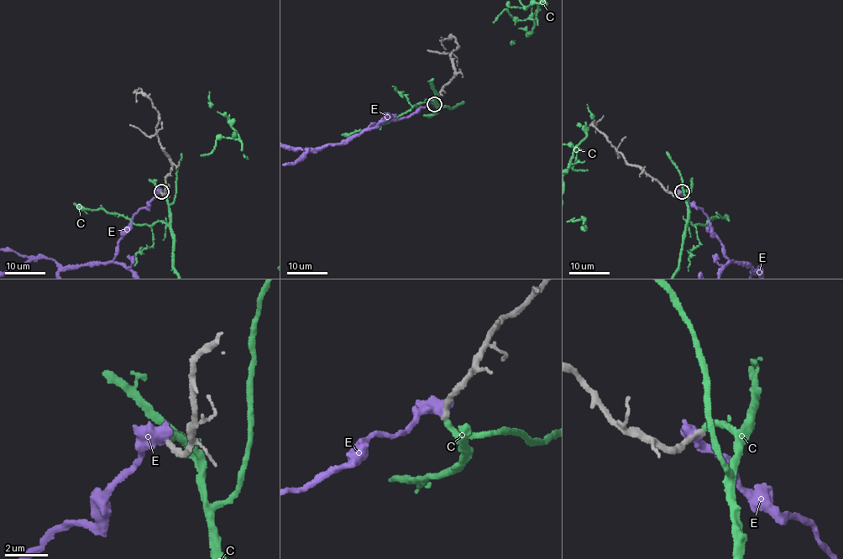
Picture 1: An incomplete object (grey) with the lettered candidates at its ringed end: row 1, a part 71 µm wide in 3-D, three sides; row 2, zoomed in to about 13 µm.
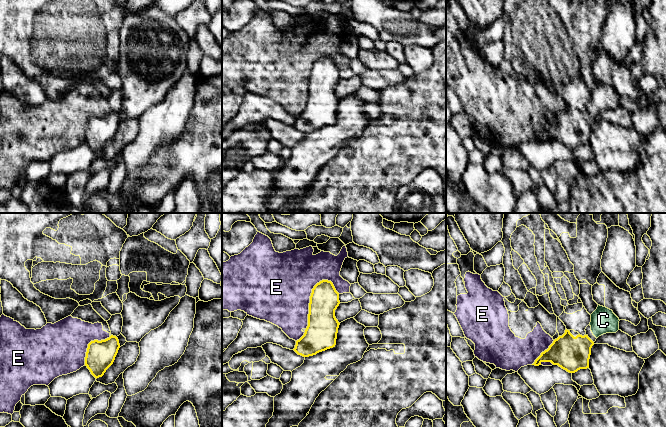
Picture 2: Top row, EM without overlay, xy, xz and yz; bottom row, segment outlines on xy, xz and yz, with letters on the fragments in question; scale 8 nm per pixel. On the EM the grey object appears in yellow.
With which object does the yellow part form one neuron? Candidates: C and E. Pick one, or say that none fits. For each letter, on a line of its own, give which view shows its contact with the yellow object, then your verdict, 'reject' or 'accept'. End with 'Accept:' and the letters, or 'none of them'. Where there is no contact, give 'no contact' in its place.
C: no contact; accept
E: contact in xz; reject
Accept: C

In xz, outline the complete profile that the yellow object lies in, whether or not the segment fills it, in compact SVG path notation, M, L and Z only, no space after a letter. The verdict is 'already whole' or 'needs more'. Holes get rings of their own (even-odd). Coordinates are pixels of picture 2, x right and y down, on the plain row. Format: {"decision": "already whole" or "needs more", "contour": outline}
{"decision": "already whole", "contour": "M322 56L312 65L309 79L308 102L293 125L298 131L309 133L336 121L340 99L335 93L339 69L333 59Z"}

